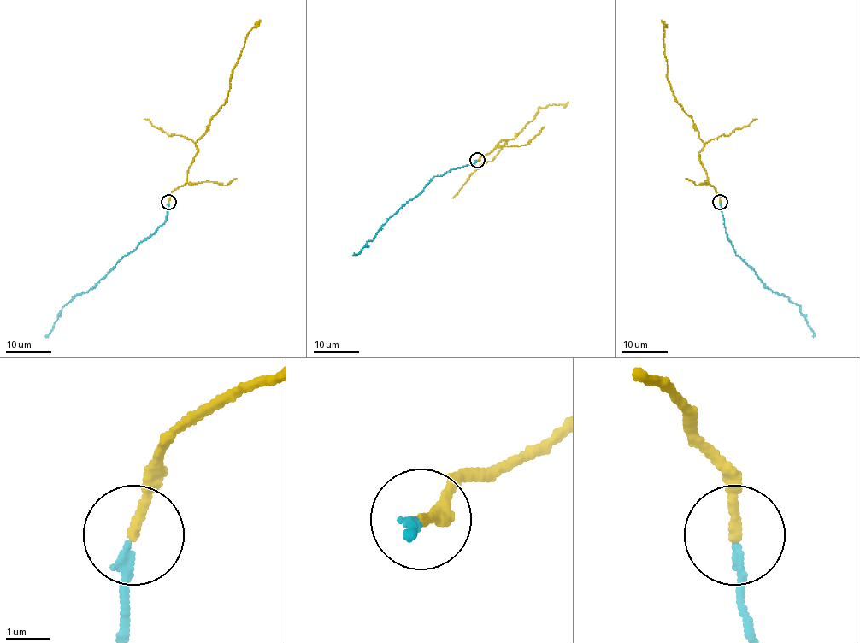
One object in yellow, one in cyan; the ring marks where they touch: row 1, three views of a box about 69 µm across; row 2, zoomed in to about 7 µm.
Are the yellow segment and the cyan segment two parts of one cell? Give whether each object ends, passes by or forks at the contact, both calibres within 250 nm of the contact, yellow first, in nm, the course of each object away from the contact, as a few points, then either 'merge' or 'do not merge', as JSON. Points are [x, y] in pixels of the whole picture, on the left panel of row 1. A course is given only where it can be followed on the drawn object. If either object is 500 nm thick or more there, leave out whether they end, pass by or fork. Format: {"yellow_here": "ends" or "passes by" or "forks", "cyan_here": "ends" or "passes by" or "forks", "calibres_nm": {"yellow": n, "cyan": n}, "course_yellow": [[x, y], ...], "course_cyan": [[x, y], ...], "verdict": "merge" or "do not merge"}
{"yellow_here": "ends", "cyan_here": "ends", "calibres_nm": {"yellow": 200, "cyan": 170}, "course_yellow": [[169, 201], [170, 194], [186, 182], [197, 142], [226, 102], [232, 70], [248, 32], [260, 20]], "course_cyan": [[167, 203], [164, 221], [91, 288], [75, 295], [64, 306], [54, 327], [44, 336]], "verdict": "merge"}

